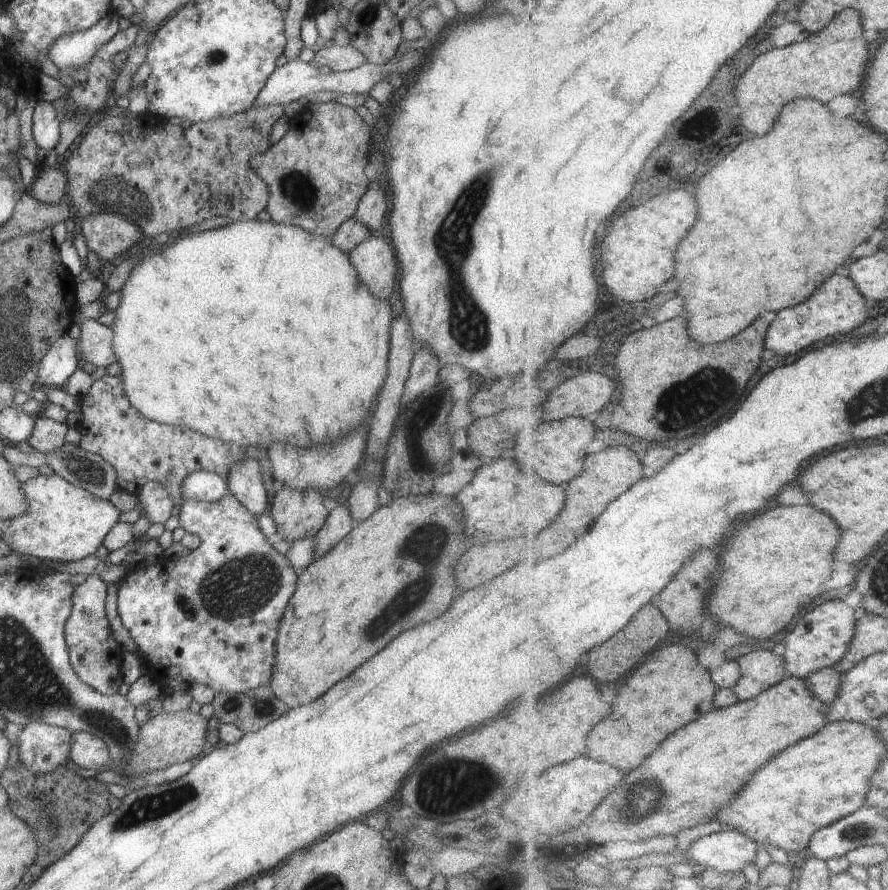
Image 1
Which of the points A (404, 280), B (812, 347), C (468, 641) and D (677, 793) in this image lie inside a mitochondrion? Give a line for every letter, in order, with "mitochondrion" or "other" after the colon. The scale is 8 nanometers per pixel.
A: other
B: other
C: other
D: mitochondrion

